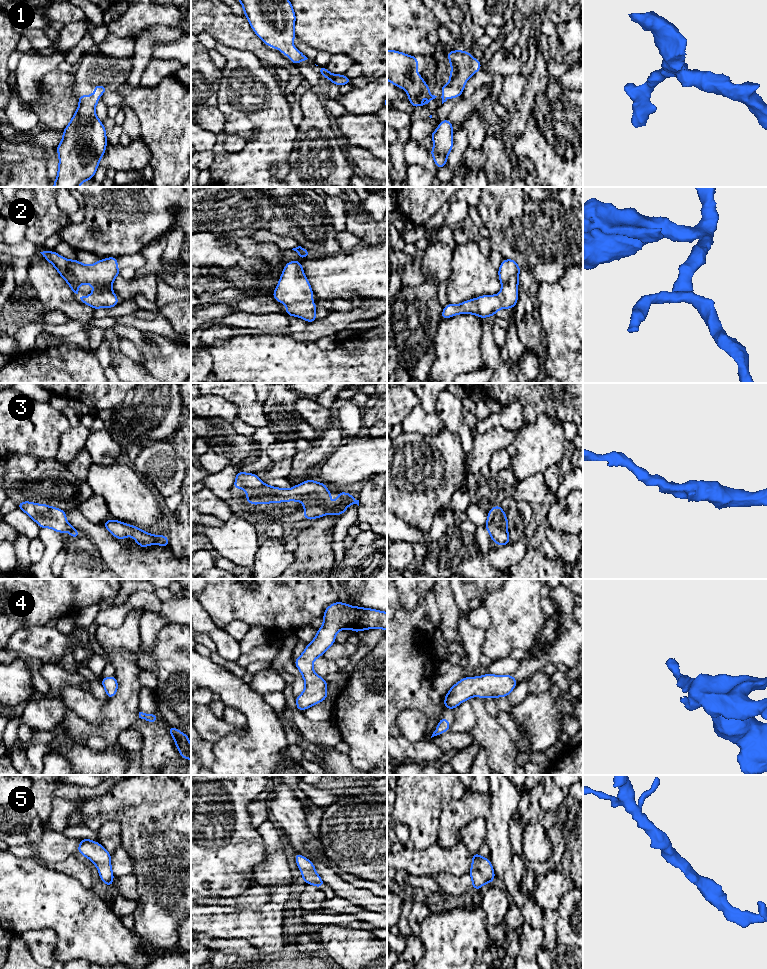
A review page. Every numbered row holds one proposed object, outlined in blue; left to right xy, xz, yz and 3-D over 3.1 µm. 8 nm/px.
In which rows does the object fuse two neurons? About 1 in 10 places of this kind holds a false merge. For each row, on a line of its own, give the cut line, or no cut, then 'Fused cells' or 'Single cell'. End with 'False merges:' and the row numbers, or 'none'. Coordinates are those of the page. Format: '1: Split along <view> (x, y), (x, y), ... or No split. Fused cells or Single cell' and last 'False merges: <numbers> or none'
1: No split. Single cell
2: No split. Single cell
3: No split. Single cell
4: No split. Single cell
5: No split. Single cell
False merges: none

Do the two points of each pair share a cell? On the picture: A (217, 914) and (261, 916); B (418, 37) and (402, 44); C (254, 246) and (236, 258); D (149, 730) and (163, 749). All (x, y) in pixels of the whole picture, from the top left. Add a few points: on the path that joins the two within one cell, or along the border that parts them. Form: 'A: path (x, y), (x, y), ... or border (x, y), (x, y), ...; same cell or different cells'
A: path (228, 916), (250, 916); same cell
B: path (414, 41), (406, 41); same cell
C: border (226, 238), (246, 255), (259, 256), (266, 262); different cells
D: path (154, 735), (158, 744); same cell

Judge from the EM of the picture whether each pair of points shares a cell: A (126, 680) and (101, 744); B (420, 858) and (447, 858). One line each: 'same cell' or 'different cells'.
A: different cells
B: same cell

